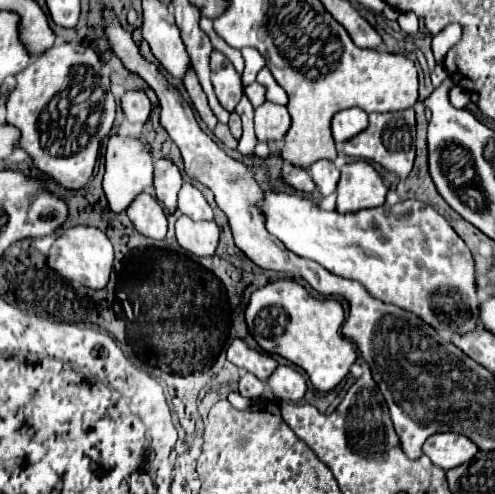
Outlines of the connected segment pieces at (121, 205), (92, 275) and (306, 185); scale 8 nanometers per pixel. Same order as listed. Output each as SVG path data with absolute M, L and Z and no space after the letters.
M110 135L108 147L106 147L106 173L104 173L104 193L110 203L110 209L116 213L122 213L128 209L128 205L134 201L136 195L140 195L146 187L152 185L152 157L148 145L140 137L120 137Z
M72 227L54 241L48 255L48 265L68 281L78 281L90 289L104 289L112 271L112 259L114 251L106 233L96 227Z
M284 163L284 167L282 167L282 179L284 179L286 183L290 183L296 191L306 191L306 193L310 193L310 191L316 189L316 185L312 183L312 177L308 175L308 169L296 167L296 165L292 165L292 163Z

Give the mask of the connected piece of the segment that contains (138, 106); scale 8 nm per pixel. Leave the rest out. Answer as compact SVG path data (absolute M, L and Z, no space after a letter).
M126 91L122 95L122 111L130 123L144 123L150 115L150 99L144 91Z

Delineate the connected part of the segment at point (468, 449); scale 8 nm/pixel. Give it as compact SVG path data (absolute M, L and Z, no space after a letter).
M436 433L430 435L424 445L422 445L424 455L428 455L432 459L434 465L442 467L444 471L458 467L462 463L466 463L468 459L472 459L478 453L478 447L460 433Z

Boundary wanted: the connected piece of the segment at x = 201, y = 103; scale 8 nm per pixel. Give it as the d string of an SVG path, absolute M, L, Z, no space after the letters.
M188 67L188 71L186 71L186 75L184 75L182 81L184 81L184 87L186 87L186 91L188 91L188 95L190 95L192 103L194 103L194 107L196 107L196 111L200 113L202 121L204 121L210 129L214 129L216 123L218 123L218 119L214 117L214 113L212 113L212 109L210 109L210 105L208 105L208 101L206 101L206 95L204 95L204 91L202 91L198 79L196 79L196 73L192 71L192 67Z

